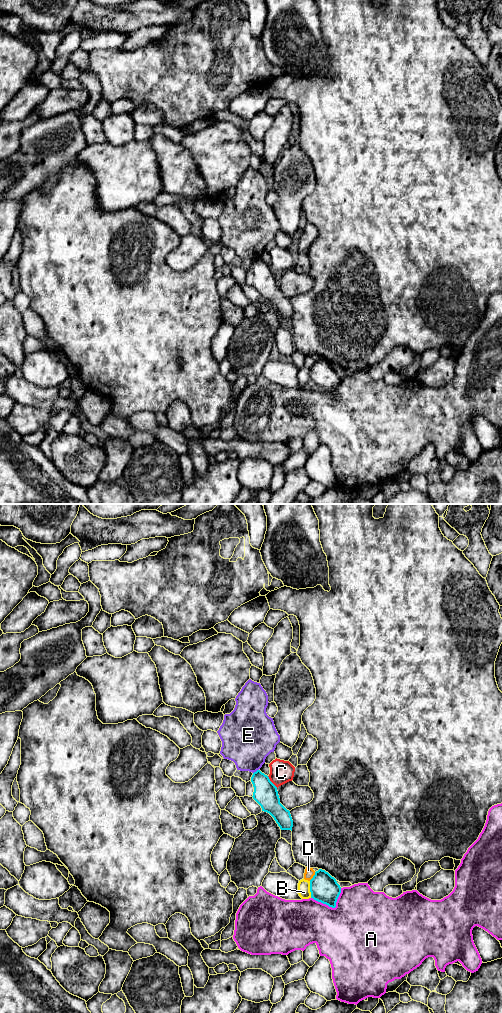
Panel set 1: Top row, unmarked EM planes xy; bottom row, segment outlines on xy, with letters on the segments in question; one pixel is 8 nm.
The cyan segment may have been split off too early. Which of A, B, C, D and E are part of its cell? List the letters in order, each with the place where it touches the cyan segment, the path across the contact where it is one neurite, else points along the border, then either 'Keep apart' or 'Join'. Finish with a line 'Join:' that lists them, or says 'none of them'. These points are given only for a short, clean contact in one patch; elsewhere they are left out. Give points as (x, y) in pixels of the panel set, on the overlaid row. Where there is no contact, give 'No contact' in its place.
A: Touches cyan at xy (332, 907). Keep apart
B: Touches cyan at xy (310, 889). Keep apart
C: Touches cyan at xy (271, 782). Boundary: xy (267, 776), (277, 787). Keep apart
D: Touches cyan at xy (313, 876). Keep apart
E: Touches cyan at xy (256, 771). Boundary: xy (258, 769), (253, 773). Keep apart
Join: none of them

